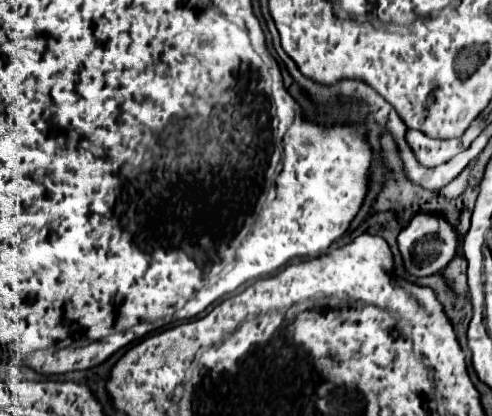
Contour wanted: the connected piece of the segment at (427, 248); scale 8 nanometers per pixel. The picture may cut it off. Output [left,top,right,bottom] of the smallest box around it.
[398,213,458,277]

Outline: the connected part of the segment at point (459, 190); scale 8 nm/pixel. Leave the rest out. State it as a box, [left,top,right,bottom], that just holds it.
[440,167,470,197]

